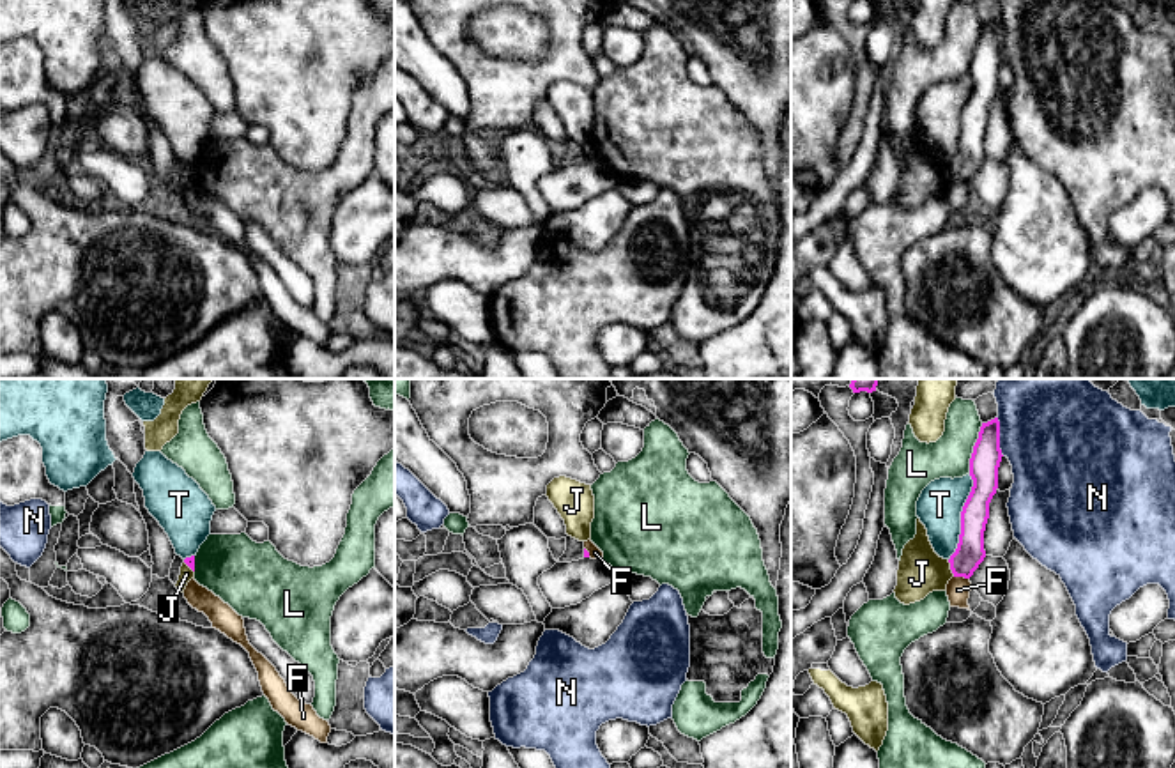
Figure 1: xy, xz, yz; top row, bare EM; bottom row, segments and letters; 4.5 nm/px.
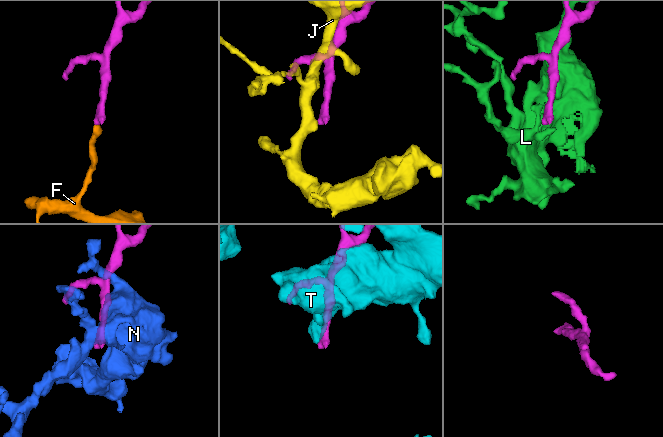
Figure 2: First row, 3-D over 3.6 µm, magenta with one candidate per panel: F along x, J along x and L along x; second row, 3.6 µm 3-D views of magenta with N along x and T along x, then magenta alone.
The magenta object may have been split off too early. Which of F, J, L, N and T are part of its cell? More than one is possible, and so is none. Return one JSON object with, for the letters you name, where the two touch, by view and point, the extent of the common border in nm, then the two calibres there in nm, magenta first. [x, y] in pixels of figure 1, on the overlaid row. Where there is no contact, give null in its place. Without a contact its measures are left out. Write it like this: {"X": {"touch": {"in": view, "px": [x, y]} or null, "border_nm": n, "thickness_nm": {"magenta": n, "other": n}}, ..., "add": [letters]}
{"add": []}

